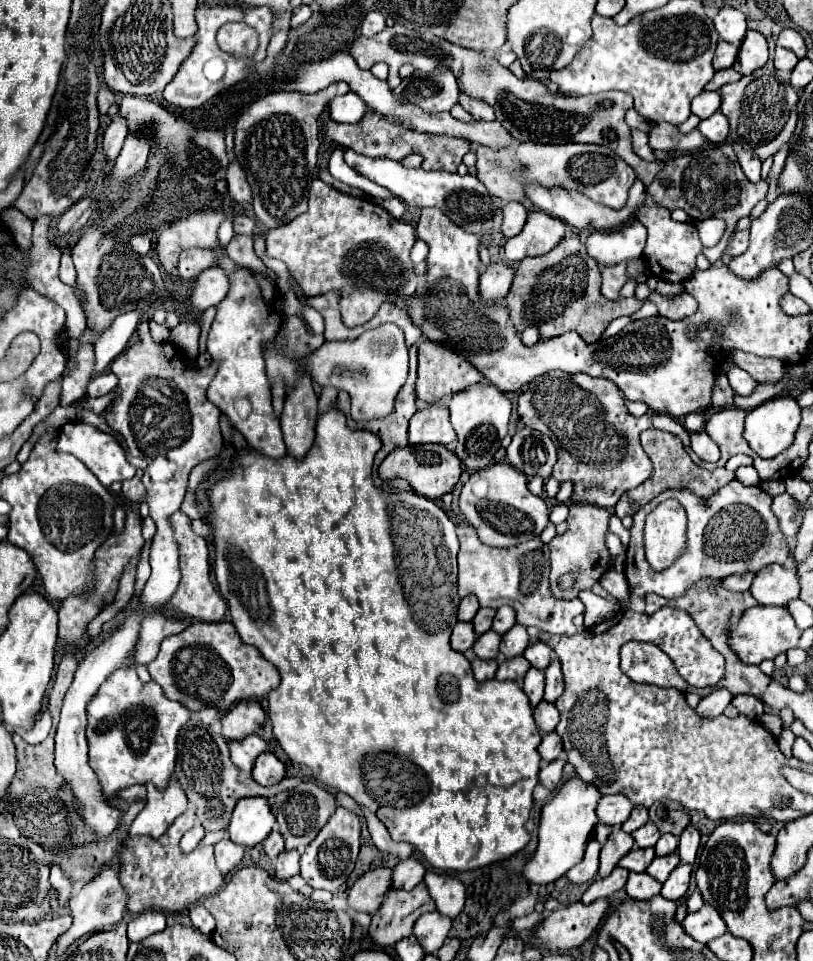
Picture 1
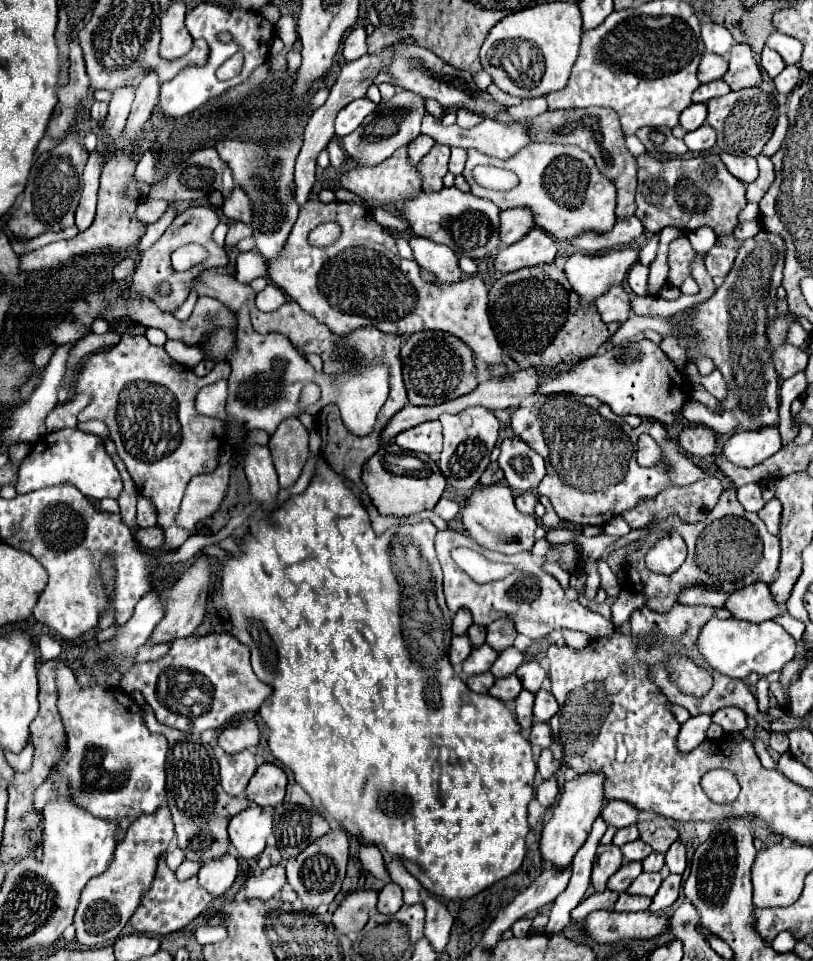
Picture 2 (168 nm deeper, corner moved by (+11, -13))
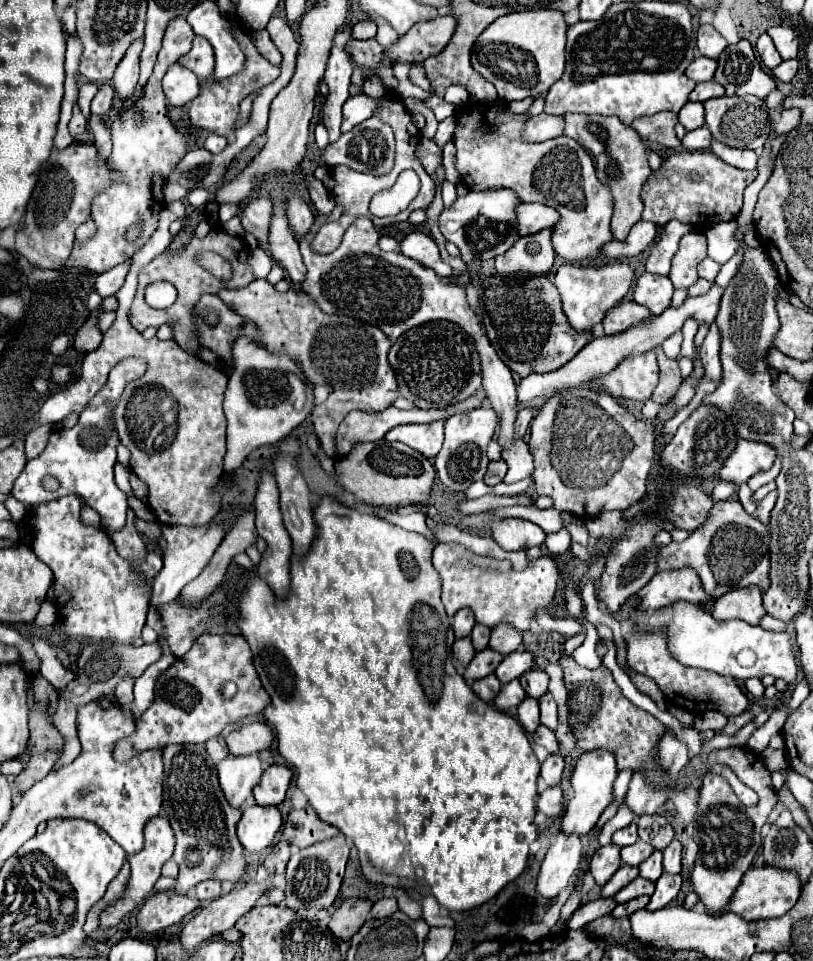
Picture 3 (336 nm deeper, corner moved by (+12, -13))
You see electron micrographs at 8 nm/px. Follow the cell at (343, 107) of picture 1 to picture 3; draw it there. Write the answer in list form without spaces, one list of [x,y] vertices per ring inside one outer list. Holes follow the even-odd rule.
[[[365,93],[349,97],[343,105],[343,125],[341,125],[341,133],[351,131],[355,125],[363,123],[365,119],[373,117],[375,111],[381,109],[381,103]]]

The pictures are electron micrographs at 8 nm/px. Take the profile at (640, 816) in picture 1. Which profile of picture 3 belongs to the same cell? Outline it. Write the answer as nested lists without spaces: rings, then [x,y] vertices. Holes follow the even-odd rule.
[[[633,821],[629,827],[625,827],[625,829],[621,829],[621,831],[617,831],[615,835],[613,835],[613,843],[617,843],[619,847],[625,847],[625,845],[631,845],[631,843],[635,843],[639,837],[637,837],[637,823]]]

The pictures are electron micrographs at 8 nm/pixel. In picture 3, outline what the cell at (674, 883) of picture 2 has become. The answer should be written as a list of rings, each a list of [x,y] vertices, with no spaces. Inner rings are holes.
[[[663,873],[657,883],[655,883],[655,893],[651,895],[651,901],[649,905],[645,907],[647,911],[657,911],[657,909],[663,909],[665,905],[669,905],[677,893],[681,889],[681,875],[669,875],[669,873]]]

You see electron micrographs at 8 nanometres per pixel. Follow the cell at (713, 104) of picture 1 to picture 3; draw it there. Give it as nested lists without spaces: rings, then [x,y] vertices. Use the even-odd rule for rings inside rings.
[[[685,103],[683,109],[679,111],[679,123],[687,131],[701,127],[705,123],[705,119],[703,119],[703,103]]]

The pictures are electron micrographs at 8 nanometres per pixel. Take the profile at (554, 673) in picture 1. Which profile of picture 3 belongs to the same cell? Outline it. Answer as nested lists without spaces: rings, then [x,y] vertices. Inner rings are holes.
[[[545,693],[539,699],[539,709],[541,709],[541,723],[549,729],[557,727],[557,703],[551,693]]]

